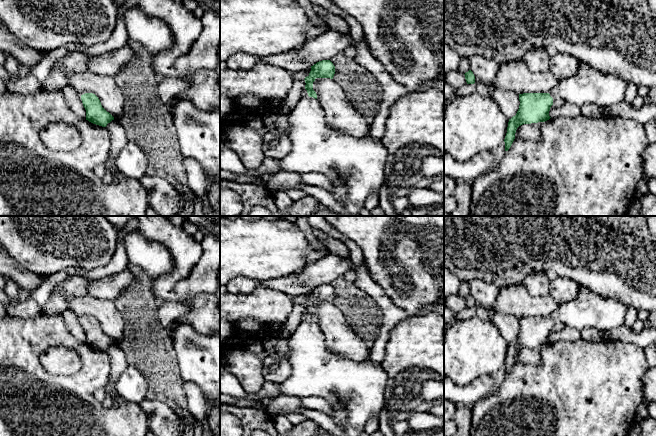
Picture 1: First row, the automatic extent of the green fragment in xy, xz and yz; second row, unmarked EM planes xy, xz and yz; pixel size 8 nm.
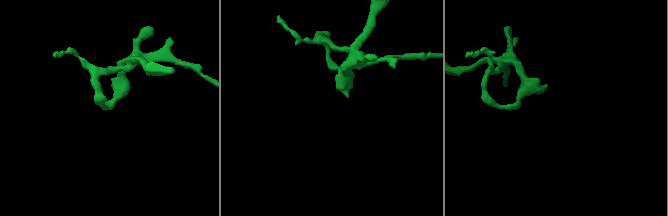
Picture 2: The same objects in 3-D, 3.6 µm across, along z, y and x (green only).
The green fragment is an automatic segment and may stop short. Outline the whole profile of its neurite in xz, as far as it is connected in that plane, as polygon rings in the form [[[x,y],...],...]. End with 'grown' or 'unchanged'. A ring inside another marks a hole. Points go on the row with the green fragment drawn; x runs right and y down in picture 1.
[[[322,60],[311,66],[309,75],[304,79],[308,96],[302,97],[288,114],[290,125],[288,138],[291,142],[291,150],[286,156],[279,159],[278,168],[279,171],[295,172],[297,174],[323,174],[333,184],[333,189],[329,192],[334,199],[340,202],[349,214],[354,215],[359,214],[372,194],[379,193],[384,182],[384,167],[388,152],[380,141],[370,135],[360,138],[354,137],[337,131],[326,122],[324,111],[317,100],[316,92],[313,90],[313,82],[316,78],[333,79],[334,74],[335,66],[330,60]]]; grown

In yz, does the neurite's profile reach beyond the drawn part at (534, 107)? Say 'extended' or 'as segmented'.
extended

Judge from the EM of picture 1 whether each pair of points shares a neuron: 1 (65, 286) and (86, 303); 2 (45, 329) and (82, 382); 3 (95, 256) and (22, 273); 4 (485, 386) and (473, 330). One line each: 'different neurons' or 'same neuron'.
1: different neurons
2: same neuron
3: different neurons
4: different neurons

